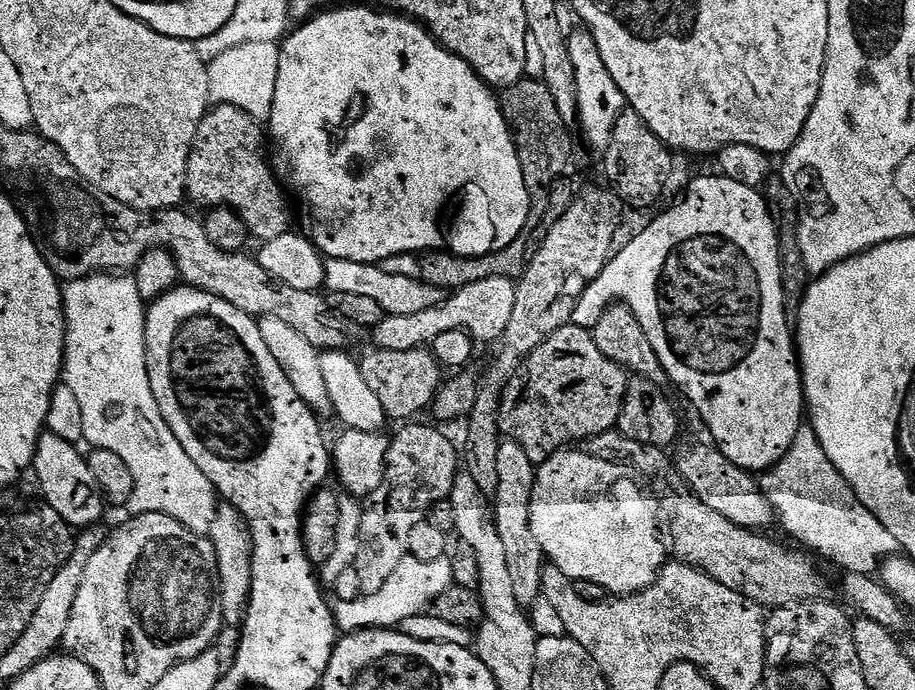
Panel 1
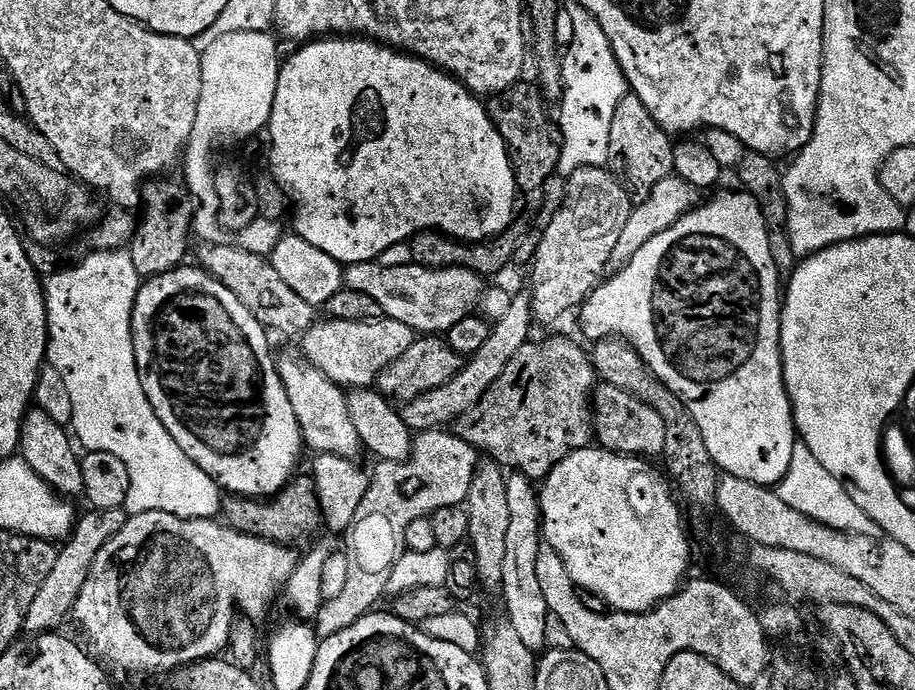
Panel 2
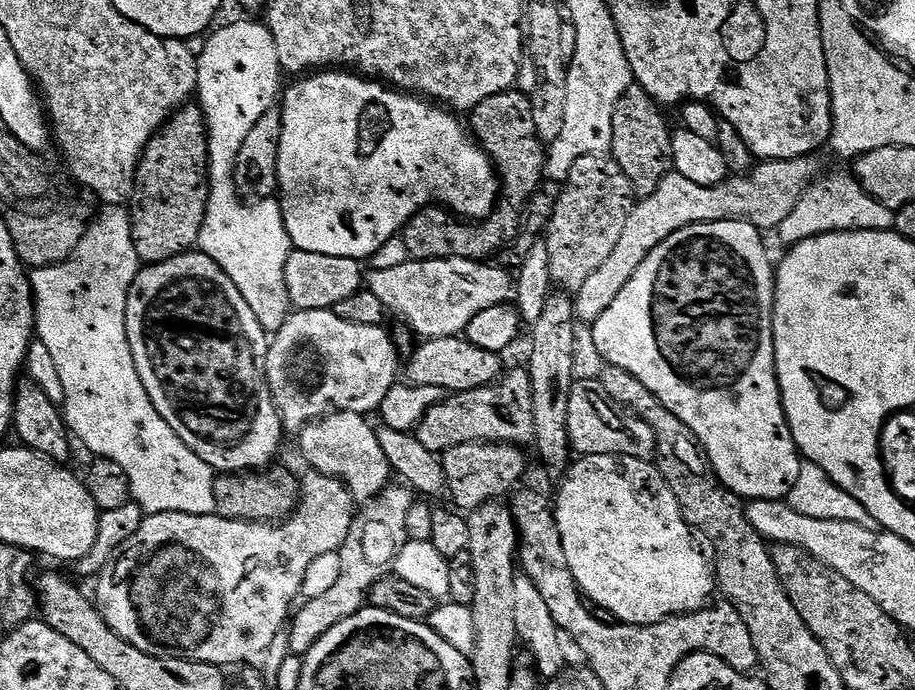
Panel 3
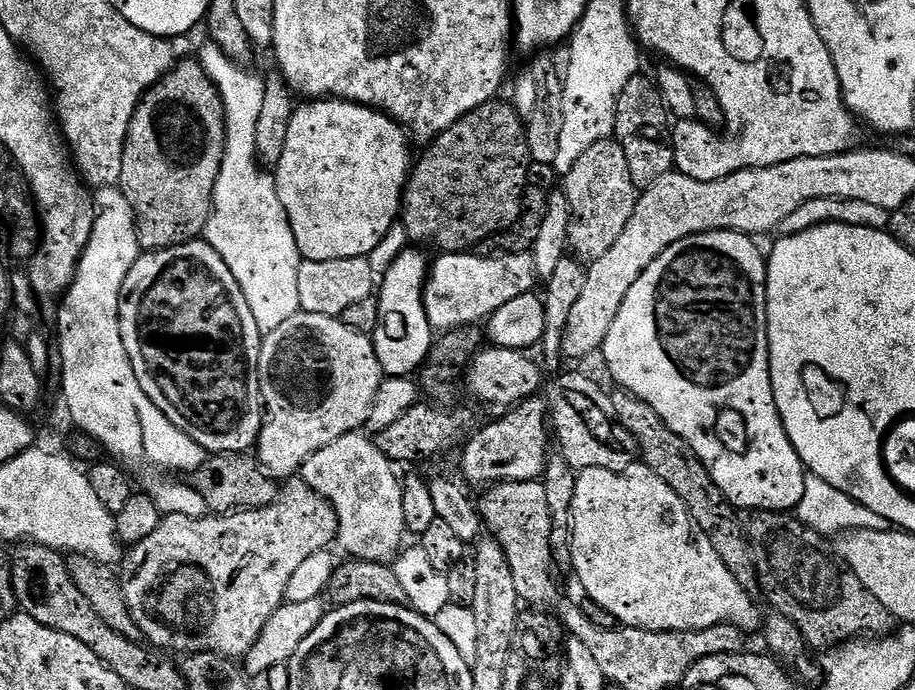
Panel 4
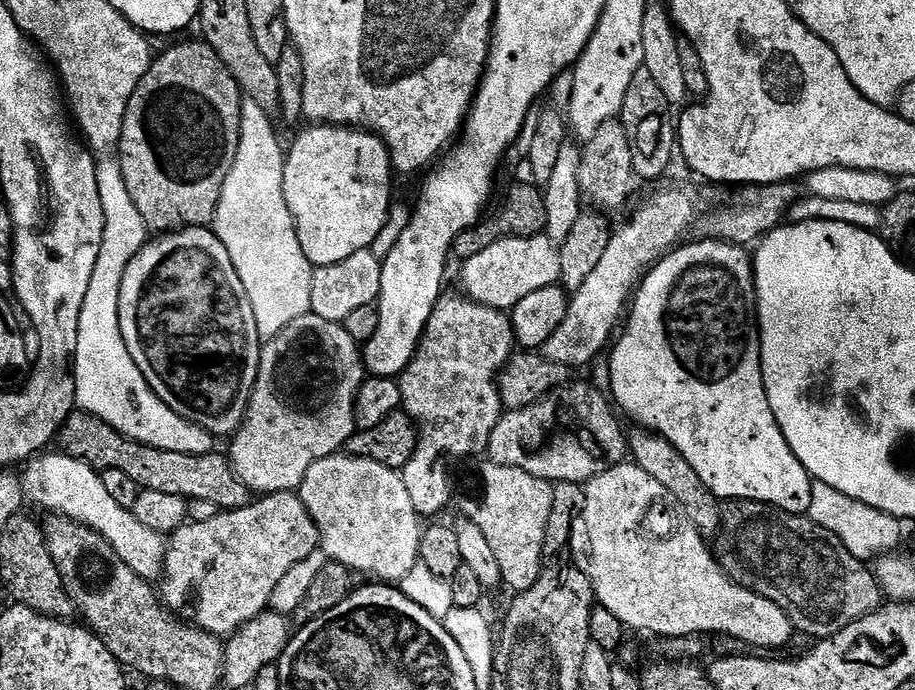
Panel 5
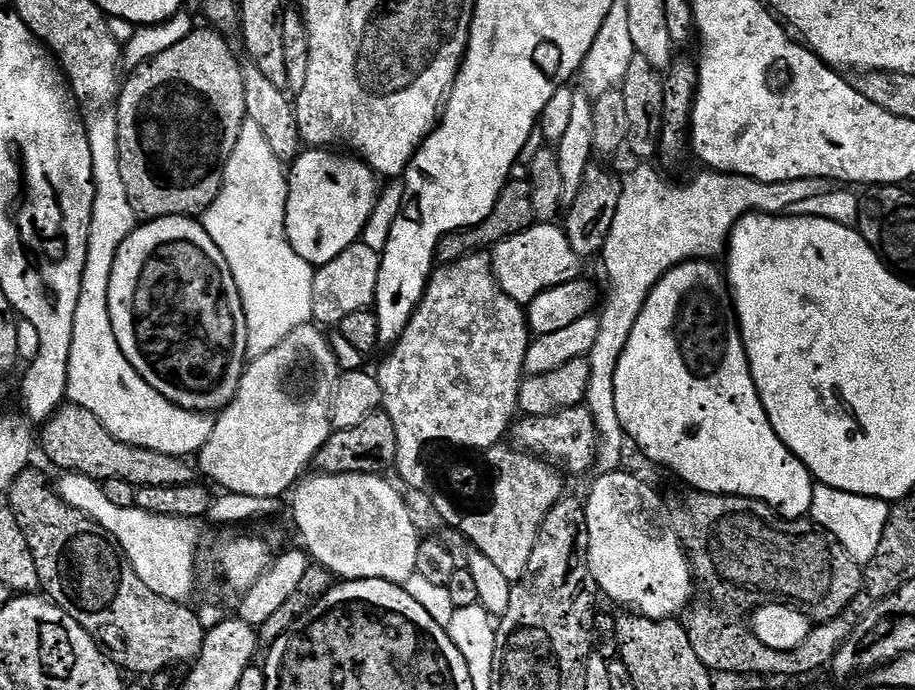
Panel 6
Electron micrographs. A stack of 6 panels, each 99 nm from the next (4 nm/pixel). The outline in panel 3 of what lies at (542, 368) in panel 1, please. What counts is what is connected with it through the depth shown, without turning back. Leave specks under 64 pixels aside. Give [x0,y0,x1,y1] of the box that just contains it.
[414,367,535,454]

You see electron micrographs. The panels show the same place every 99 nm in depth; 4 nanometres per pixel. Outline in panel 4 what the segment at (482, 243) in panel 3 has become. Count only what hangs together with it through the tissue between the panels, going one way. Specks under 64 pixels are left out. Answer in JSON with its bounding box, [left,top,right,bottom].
[398,98,533,254]

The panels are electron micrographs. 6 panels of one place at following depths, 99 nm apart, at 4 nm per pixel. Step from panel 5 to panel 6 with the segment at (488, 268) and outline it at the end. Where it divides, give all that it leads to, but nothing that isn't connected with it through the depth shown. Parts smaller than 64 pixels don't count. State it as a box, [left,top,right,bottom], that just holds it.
[490,222,582,306]

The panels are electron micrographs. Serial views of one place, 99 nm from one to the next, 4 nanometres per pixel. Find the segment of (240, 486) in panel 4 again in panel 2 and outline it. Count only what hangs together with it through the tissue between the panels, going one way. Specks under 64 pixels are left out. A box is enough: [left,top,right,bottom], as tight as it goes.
[222,474,324,546]

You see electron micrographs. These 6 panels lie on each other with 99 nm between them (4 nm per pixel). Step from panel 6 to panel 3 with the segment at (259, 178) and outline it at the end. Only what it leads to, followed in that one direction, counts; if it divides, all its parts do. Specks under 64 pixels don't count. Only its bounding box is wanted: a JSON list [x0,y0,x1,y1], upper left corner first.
[196,20,294,334]

